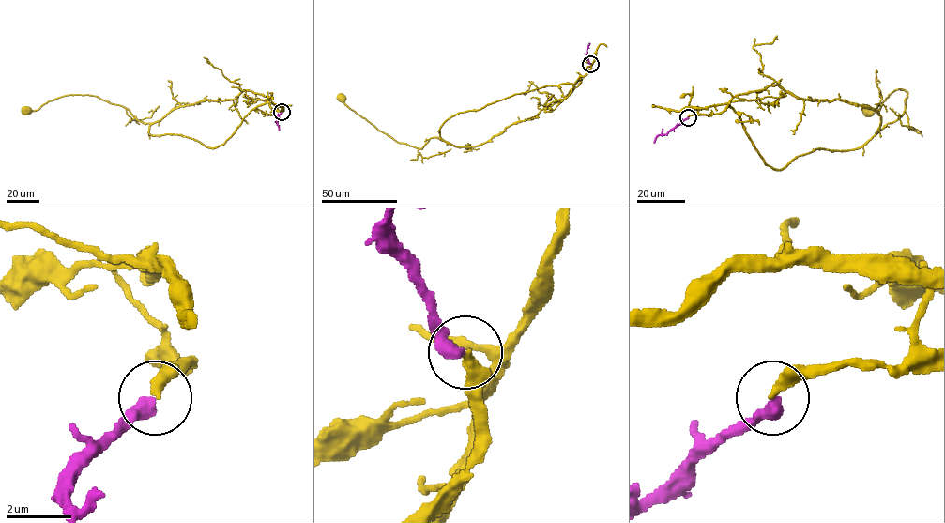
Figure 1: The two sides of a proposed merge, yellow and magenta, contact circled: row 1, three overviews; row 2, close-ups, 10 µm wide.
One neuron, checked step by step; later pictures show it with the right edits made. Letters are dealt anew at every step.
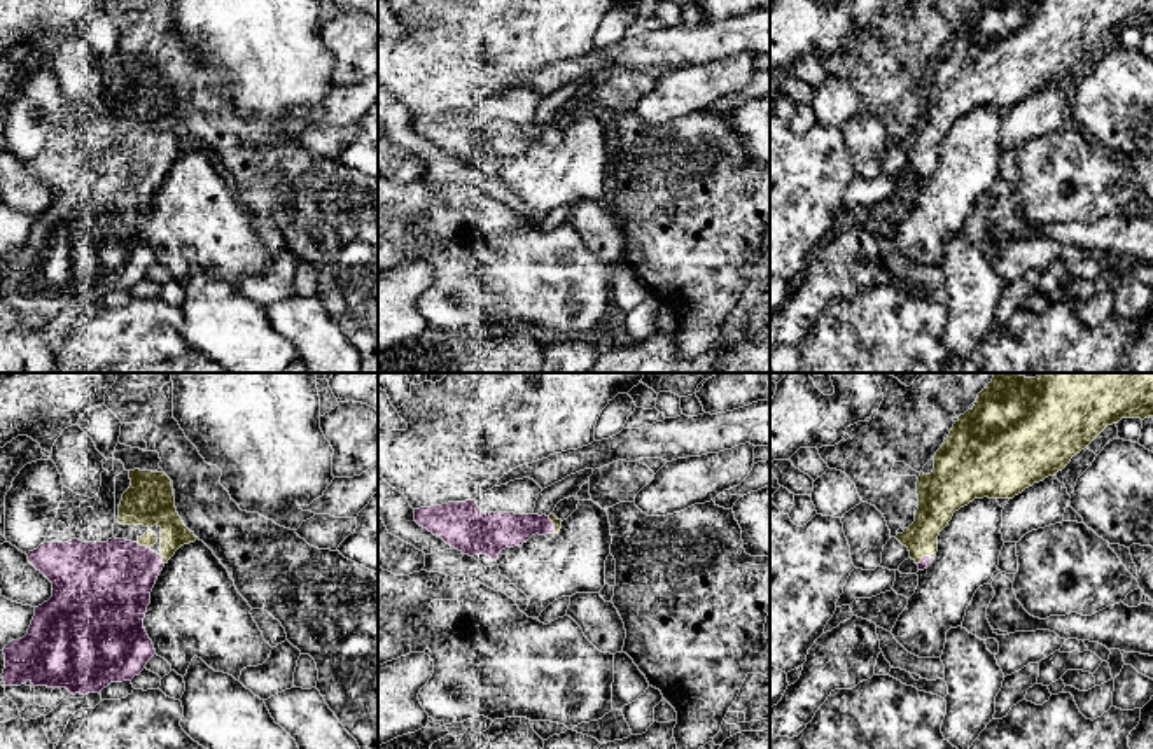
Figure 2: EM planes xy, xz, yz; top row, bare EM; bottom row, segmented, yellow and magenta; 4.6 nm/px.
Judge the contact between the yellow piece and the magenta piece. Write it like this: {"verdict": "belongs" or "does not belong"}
{"verdict": "belongs"}

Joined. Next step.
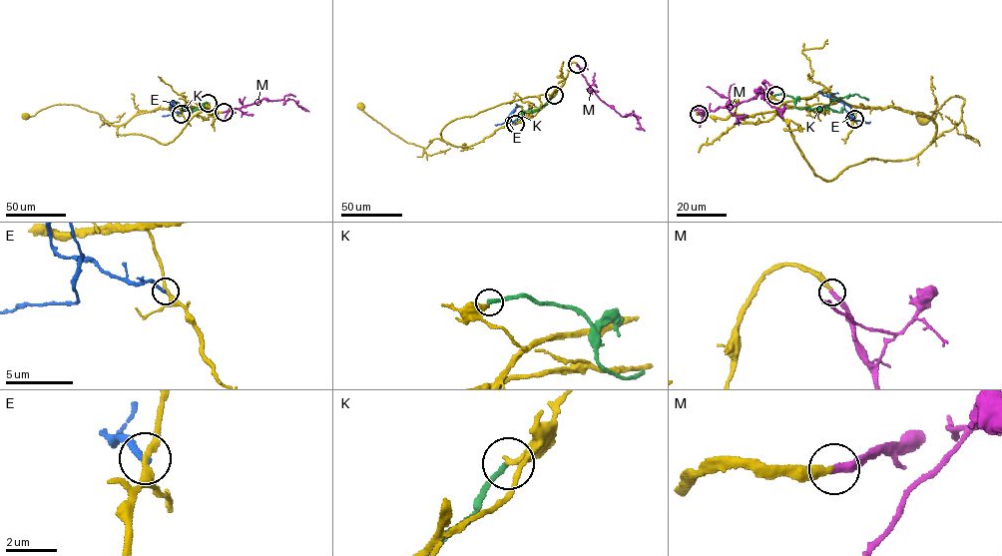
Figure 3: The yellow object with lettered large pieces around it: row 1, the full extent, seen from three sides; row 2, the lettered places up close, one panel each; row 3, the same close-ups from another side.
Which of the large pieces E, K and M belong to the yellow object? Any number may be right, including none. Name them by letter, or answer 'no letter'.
M

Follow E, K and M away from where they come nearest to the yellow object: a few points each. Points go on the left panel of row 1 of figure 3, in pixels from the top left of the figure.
E: (181, 114), (171, 109), (172, 103), (173, 115), (164, 115)
K: (207, 103), (202, 109), (184, 108), (176, 102), (170, 104)
M: (224, 112), (264, 98), (292, 99), (309, 111)

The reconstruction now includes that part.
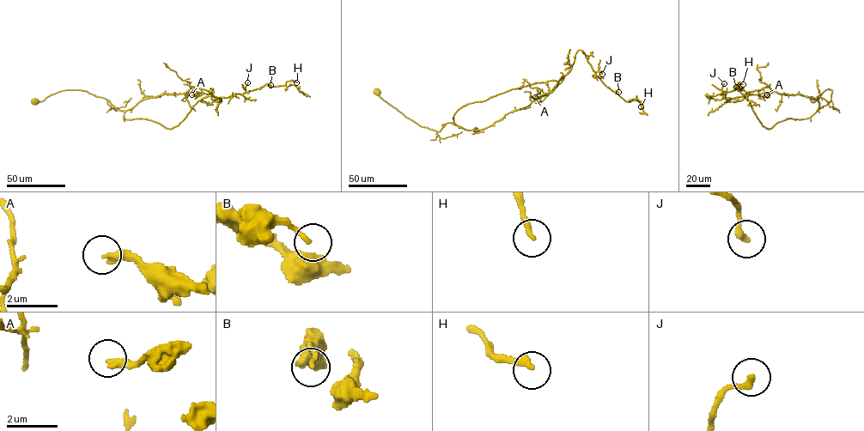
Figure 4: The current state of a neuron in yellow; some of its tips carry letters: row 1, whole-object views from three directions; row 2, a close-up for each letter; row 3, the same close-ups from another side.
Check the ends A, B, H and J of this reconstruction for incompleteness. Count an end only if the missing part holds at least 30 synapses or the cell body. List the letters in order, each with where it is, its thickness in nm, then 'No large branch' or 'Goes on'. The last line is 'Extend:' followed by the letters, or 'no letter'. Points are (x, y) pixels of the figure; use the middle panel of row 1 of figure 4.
A: Place: (535, 97). Thickness 300 nm. Goes on
B: Place: (618, 92). Thickness 110 nm. No large branch
H: Place: (641, 106). Thickness 240 nm. No large branch
J: Place: (602, 74). Thickness 280 nm. No large branch
Extend: A

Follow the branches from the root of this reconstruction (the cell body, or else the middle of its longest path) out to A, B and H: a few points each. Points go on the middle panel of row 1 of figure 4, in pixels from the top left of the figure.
A: (378, 92), (440, 131), (469, 103), (556, 81), (535, 97)
B: (378, 92), (440, 131), (469, 103), (559, 81), (579, 50), (618, 92)
H: (378, 92), (440, 131), (469, 103), (559, 81), (581, 50), (605, 85), (641, 106)

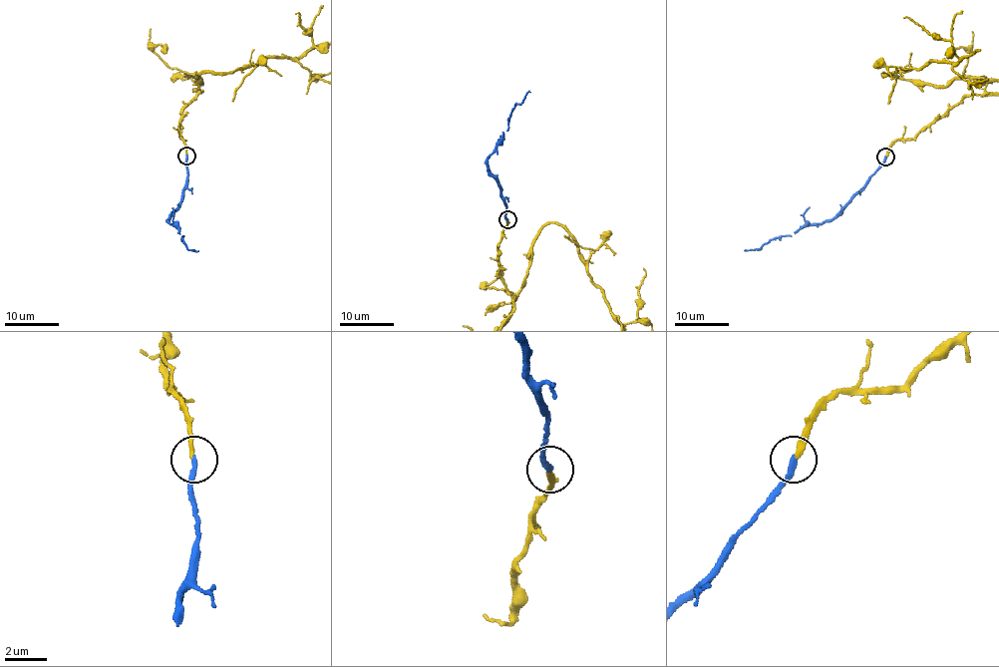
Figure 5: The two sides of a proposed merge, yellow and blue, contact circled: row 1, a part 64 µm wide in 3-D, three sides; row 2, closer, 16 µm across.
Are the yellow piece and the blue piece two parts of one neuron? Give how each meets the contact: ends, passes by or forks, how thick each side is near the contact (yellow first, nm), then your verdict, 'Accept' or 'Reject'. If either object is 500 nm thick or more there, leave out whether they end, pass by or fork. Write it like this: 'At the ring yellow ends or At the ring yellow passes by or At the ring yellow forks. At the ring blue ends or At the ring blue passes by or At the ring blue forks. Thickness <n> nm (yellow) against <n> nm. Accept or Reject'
At the ring yellow ends. At the ring blue ends. Thickness 240 nm (yellow) against 260 nm. Accept

